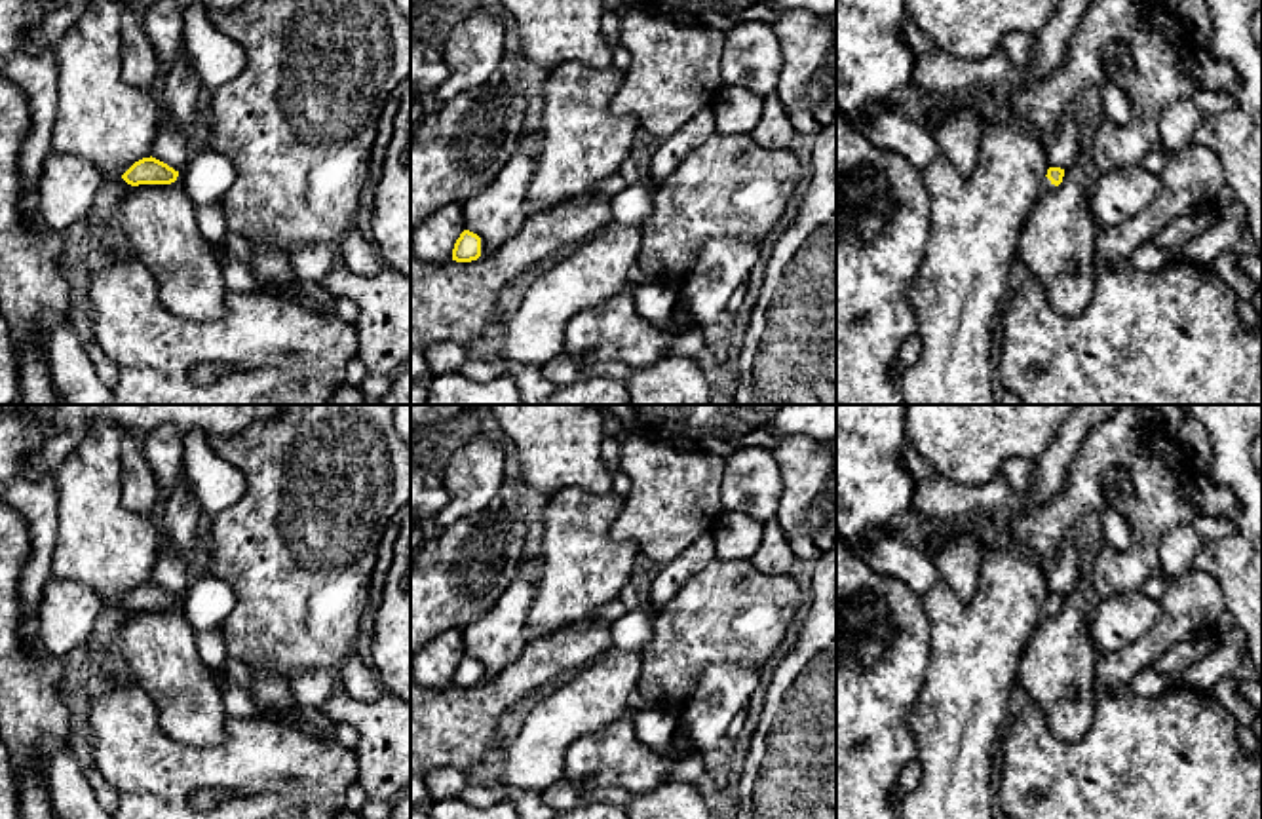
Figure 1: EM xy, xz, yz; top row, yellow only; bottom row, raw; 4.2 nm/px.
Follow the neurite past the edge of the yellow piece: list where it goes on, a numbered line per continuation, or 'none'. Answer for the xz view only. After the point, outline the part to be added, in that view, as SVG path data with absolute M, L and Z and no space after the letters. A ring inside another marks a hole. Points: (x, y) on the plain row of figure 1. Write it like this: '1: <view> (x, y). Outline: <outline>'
none

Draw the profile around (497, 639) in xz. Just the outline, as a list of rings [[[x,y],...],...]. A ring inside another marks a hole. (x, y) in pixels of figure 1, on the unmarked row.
[[[525,564],[492,610],[464,625],[464,650],[481,663],[481,682],[494,680],[530,640],[526,618],[536,595],[536,570]]]

